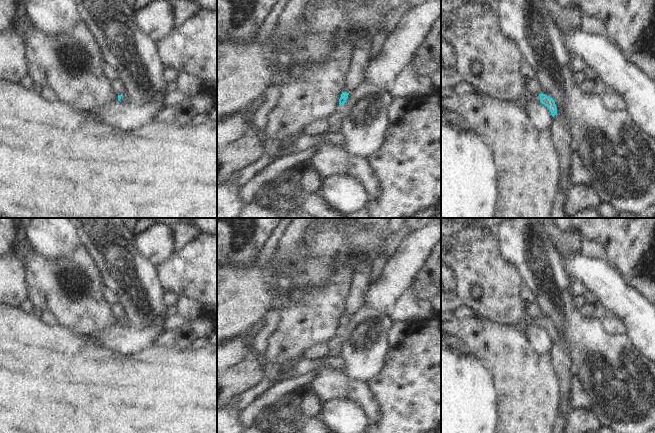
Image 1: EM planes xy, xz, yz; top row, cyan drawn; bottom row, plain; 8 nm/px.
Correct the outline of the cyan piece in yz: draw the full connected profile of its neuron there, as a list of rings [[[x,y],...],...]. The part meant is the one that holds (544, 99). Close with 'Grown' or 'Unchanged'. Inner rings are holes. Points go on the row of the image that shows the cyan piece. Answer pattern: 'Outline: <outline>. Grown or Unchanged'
Outline: [[[531,93],[528,98],[522,98],[522,99],[516,100],[515,104],[522,108],[526,108],[529,102],[541,102],[542,104],[548,107],[553,117],[557,113],[557,107],[556,107],[555,101],[543,93],[541,94]]]. Grown.

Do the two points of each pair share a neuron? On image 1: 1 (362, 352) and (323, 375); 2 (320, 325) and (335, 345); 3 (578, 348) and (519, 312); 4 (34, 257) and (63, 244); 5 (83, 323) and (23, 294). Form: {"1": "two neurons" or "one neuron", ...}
{"1": "two neurons", "2": "two neurons", "3": "two neurons", "4": "two neurons", "5": "two neurons"}

